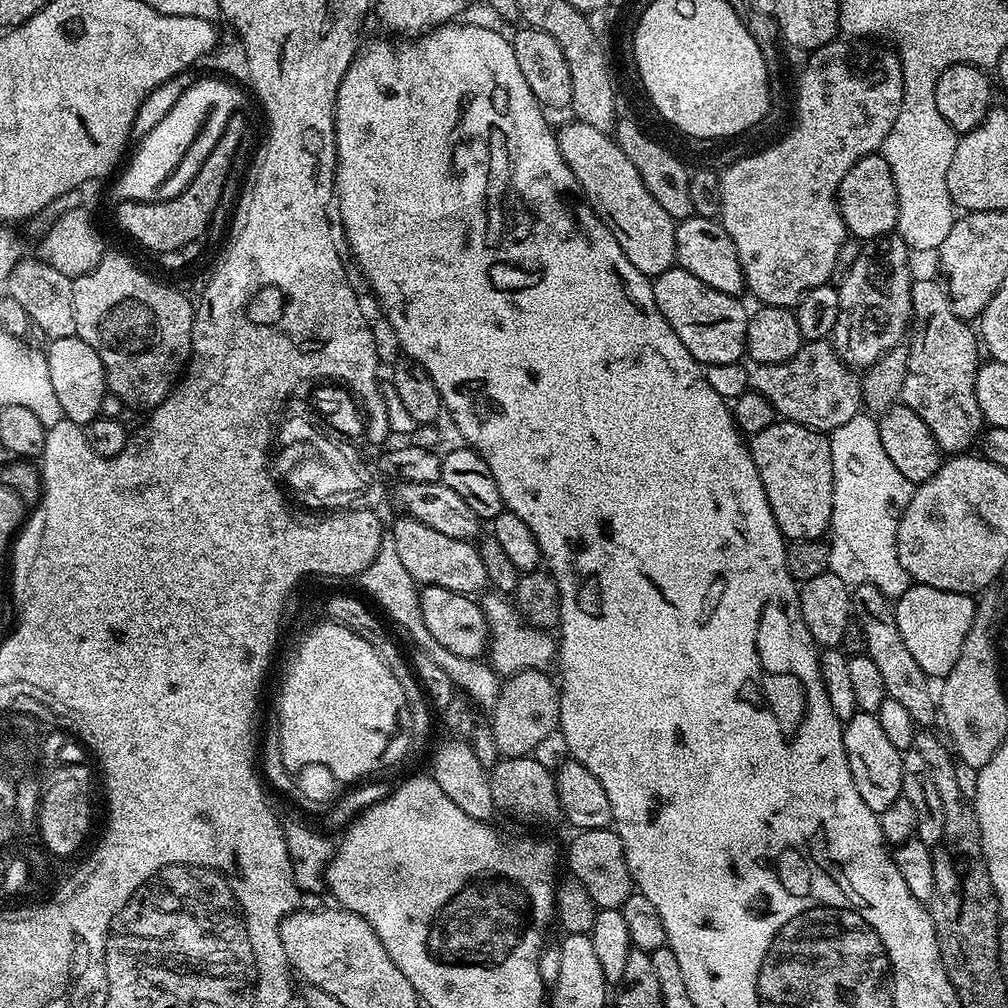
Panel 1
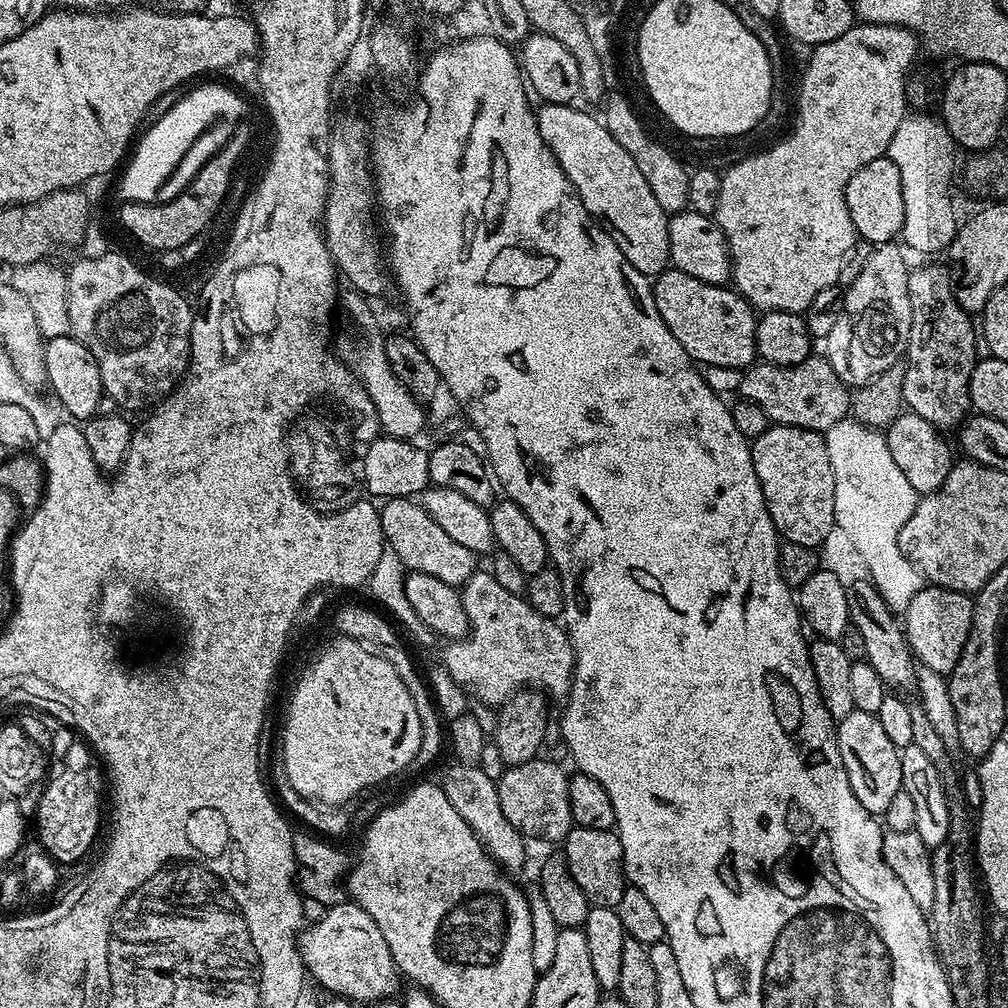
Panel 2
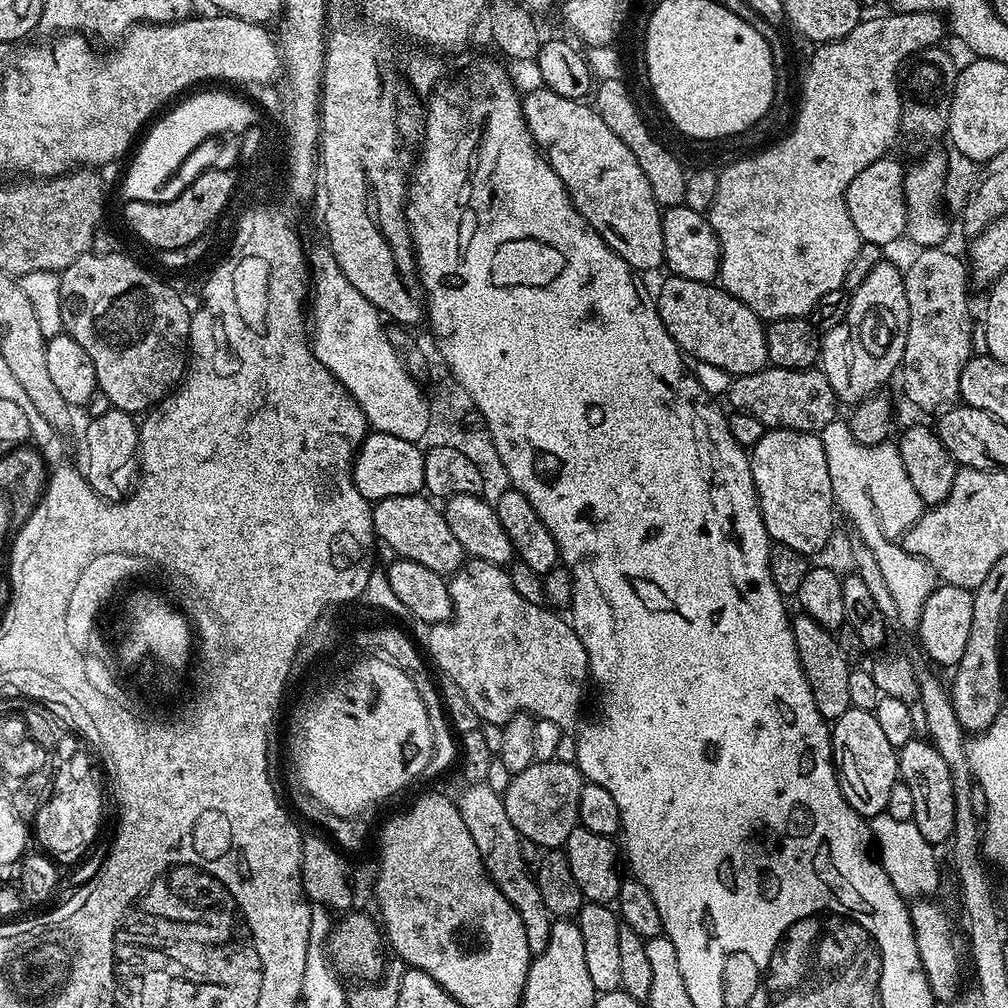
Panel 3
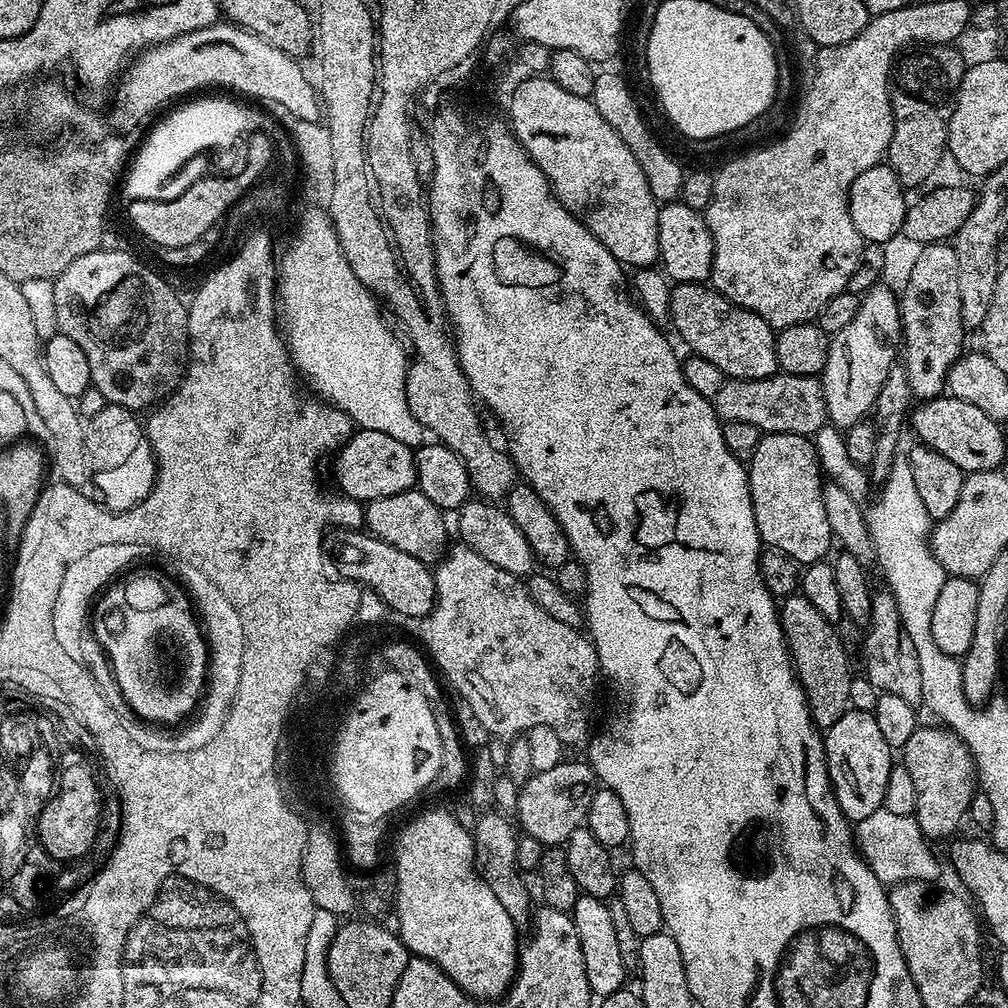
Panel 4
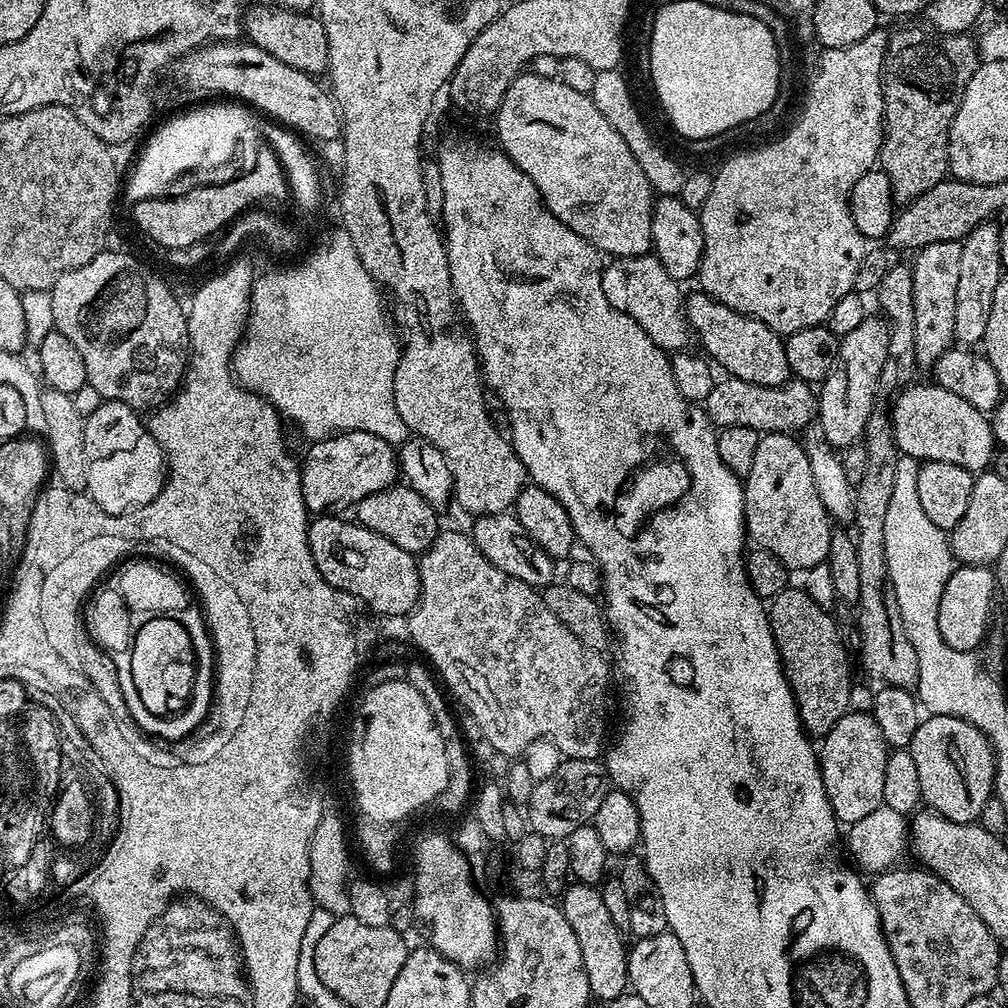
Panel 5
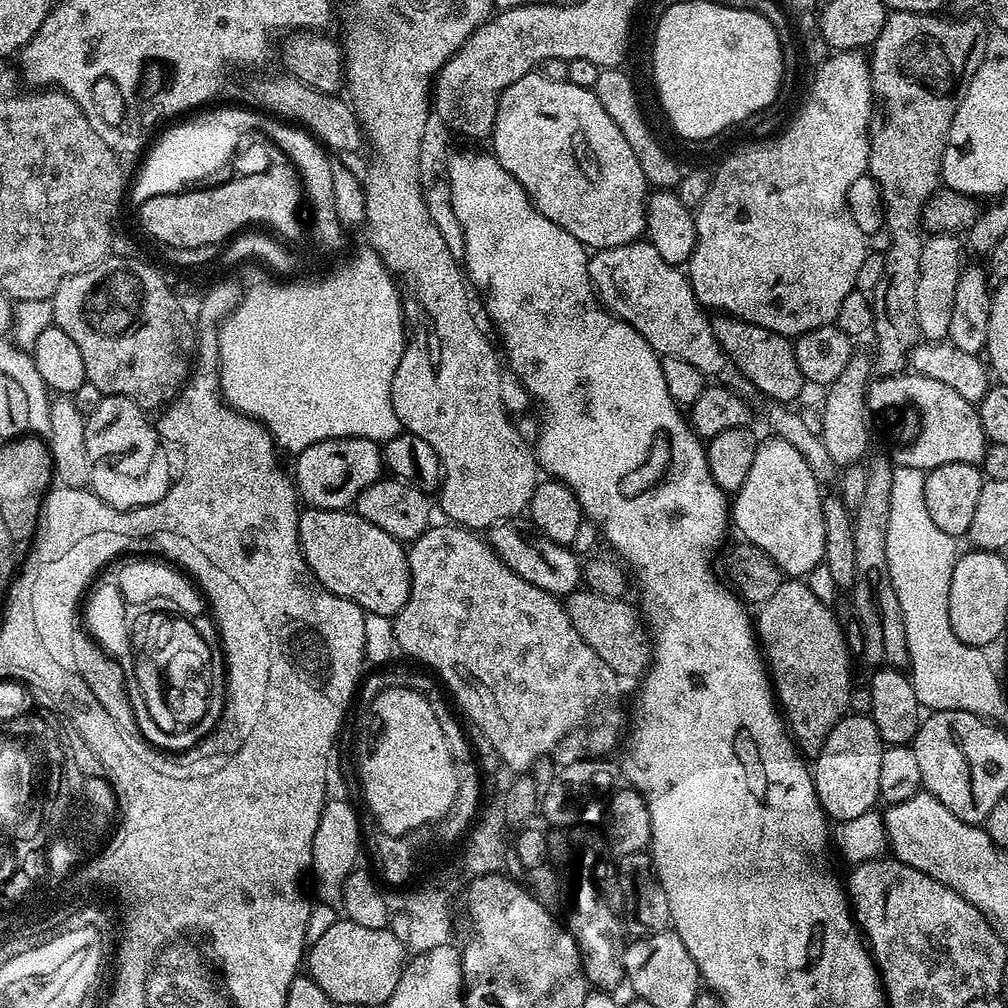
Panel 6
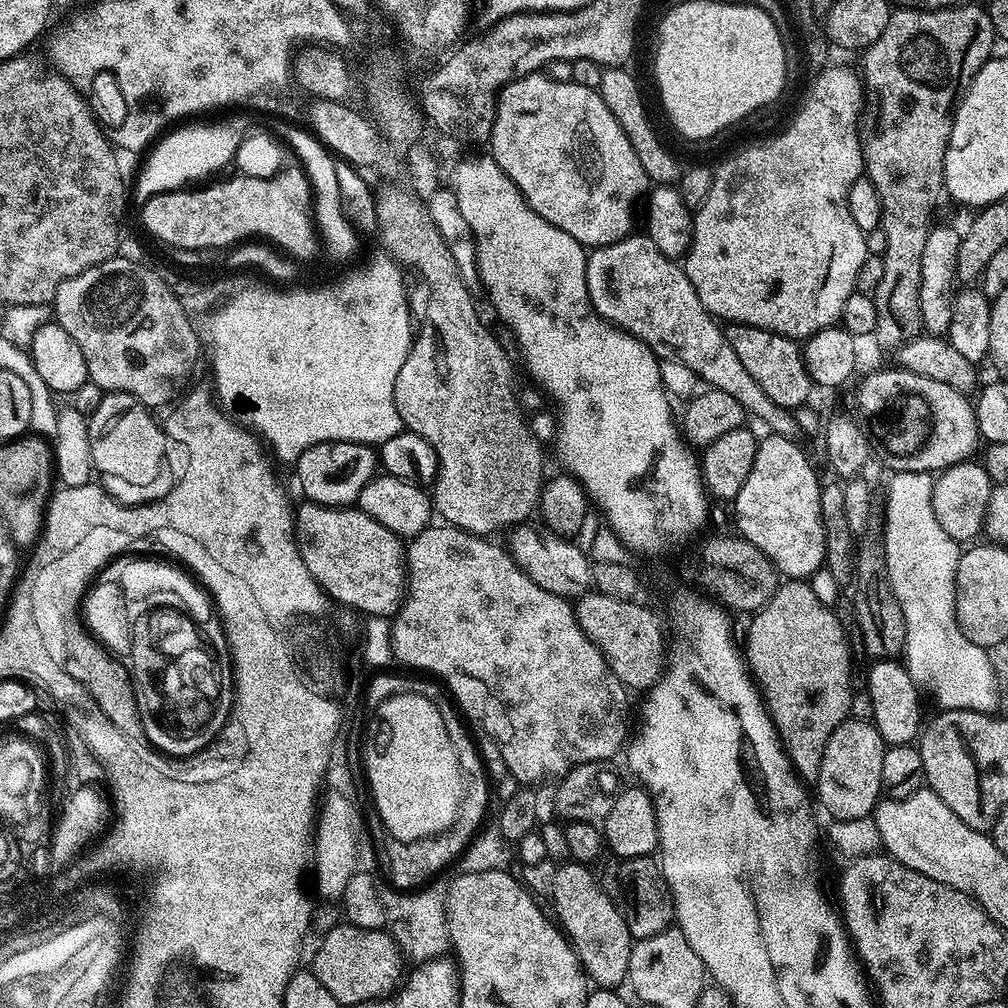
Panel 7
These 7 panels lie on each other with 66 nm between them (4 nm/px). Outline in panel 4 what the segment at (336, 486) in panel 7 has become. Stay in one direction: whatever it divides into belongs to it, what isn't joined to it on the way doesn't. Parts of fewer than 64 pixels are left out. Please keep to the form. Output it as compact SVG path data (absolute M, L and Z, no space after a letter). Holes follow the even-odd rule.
M365 428L353 431L352 436L335 453L336 484L341 493L352 500L367 502L386 498L390 494L402 494L416 488L416 453L406 447L398 438L390 438L390 434L381 434L379 430L366 430Z

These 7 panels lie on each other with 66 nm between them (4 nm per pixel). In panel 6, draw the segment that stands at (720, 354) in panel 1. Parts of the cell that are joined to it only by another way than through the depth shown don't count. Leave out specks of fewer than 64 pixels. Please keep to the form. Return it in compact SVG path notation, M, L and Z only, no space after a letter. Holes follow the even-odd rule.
M720 314L711 321L714 334L717 336L718 342L721 344L722 350L725 352L727 359L741 372L743 379L752 384L753 389L757 393L759 391L764 396L769 396L769 401L775 402L777 405L791 405L791 400L796 400L800 396L800 391L806 388L806 381L802 370L798 370L798 358L796 357L796 349L793 341L787 336L779 336L770 330L766 330L757 324L751 324L745 320L740 320L737 316L729 316Z

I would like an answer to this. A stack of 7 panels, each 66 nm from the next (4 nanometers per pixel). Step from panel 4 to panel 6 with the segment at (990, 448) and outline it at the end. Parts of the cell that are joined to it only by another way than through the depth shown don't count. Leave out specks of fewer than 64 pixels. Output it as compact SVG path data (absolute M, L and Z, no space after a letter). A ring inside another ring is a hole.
M915 374L898 376L880 376L868 385L868 411L873 417L880 416L884 428L892 432L892 452L890 459L893 465L901 468L930 469L946 466L954 462L979 465L983 461L986 449L986 437L982 430L980 413L977 405L970 403L958 390L950 390L943 382L934 382Z

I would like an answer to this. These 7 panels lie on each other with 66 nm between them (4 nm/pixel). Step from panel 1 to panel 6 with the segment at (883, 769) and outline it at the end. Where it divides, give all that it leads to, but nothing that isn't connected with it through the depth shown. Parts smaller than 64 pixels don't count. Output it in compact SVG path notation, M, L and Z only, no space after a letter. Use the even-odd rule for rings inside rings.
M871 715L843 716L838 726L830 730L830 738L826 738L819 754L814 758L816 797L824 807L824 814L829 821L841 822L859 818L877 807L880 800L878 777L882 775L882 754L885 747Z

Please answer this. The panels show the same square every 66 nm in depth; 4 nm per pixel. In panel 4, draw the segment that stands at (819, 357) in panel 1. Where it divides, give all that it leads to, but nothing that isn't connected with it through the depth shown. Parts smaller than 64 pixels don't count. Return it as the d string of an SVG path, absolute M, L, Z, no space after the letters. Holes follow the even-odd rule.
M777 371L770 378L757 380L725 379L722 390L714 397L716 415L724 422L750 422L750 426L758 426L761 433L781 432L782 434L798 434L811 437L819 428L828 424L828 410L824 397L824 385L815 376L799 376L789 372Z

